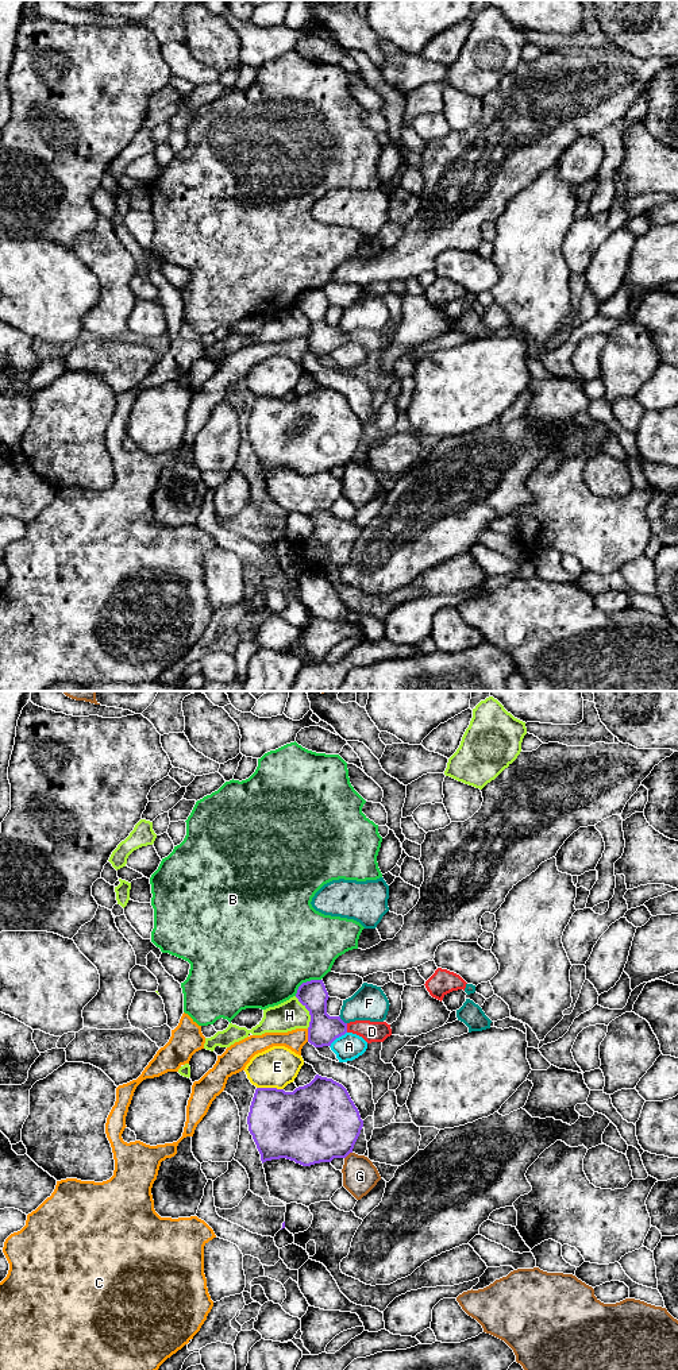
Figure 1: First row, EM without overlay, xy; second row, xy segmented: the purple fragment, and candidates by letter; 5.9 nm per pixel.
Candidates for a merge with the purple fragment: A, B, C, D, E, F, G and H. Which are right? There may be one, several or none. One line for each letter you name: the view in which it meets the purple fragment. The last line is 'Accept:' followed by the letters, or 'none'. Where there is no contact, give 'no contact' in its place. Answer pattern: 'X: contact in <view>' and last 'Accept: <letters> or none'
D: contact in xy
Accept: D

